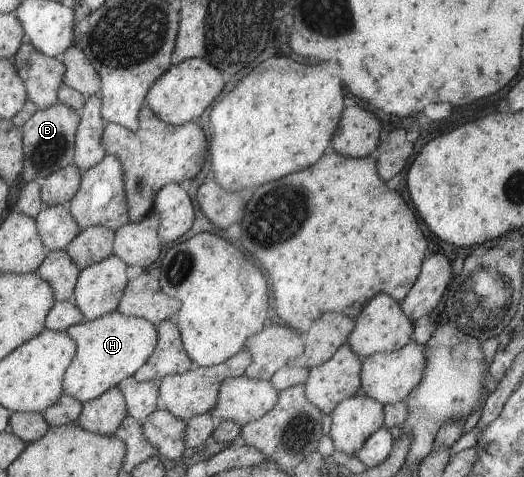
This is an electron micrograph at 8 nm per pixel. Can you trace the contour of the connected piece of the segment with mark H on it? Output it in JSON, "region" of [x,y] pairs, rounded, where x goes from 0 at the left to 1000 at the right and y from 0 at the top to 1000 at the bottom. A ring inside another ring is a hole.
{"region":[[[221,648],[177,671],[132,683],[124,698],[145,723],[143,744],[118,790],[118,824],[155,845],[252,788],[282,753],[298,721],[298,683],[273,667],[229,658]]]}

